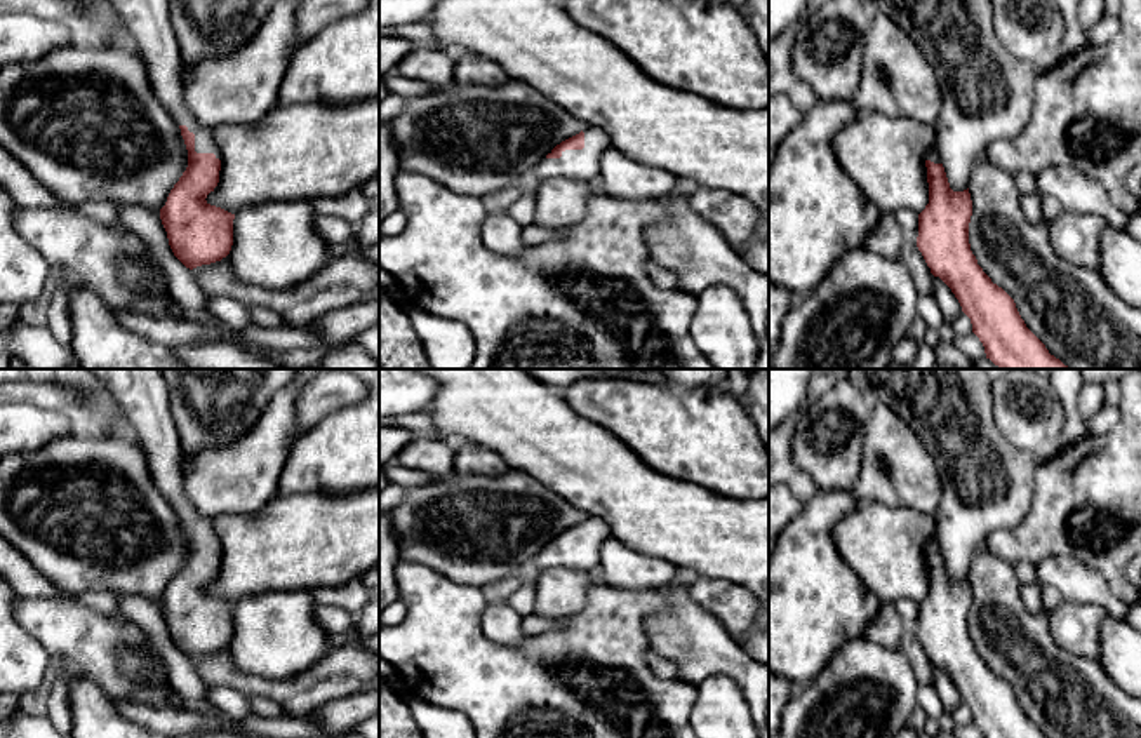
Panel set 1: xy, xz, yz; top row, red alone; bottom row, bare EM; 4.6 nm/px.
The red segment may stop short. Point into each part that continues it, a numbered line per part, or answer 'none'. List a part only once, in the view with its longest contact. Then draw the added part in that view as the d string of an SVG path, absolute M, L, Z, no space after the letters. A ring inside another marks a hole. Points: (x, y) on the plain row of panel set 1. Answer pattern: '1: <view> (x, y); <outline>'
1: xy (143, 395); M89 369L103 385L108 395L122 411L125 432L143 449L150 473L157 487L160 487L172 508L179 515L186 515L195 524L197 543L214 543L221 550L219 540L214 533L212 517L200 515L190 503L183 482L183 446L179 432L170 413L170 392L162 369Z

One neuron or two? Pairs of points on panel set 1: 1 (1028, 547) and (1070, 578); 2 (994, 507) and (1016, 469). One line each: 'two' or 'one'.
1: two
2: one

